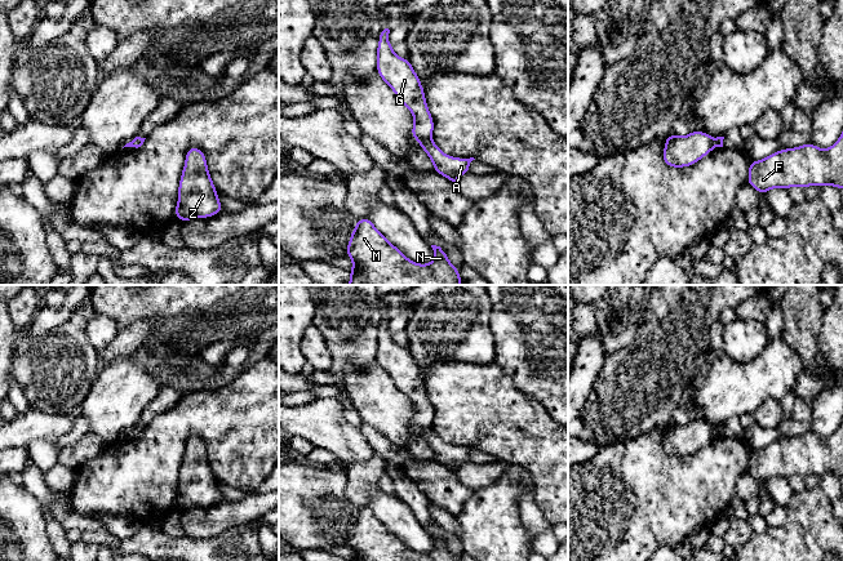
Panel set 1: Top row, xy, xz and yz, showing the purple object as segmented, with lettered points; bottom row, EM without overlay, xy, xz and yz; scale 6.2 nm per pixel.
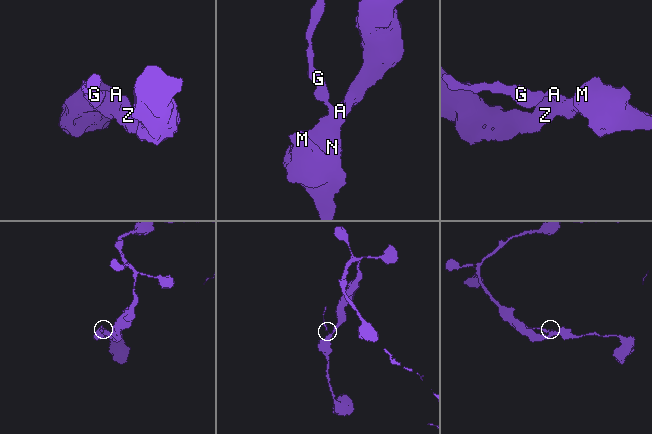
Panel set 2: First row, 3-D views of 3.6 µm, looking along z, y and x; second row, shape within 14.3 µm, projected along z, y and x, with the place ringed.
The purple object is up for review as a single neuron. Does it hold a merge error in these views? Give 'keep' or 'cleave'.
cleave

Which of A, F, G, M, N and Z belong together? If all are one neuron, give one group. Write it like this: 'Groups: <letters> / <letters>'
Groups: A F M N Z / G

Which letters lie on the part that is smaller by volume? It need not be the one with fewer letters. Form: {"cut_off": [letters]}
{"cut_off": ["G"]}

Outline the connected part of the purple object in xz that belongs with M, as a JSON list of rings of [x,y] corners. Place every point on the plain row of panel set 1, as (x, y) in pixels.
[[[359,507],[350,525],[346,543],[354,549],[350,561],[460,561],[444,538],[431,534],[434,549],[414,552],[392,534],[369,507]]]

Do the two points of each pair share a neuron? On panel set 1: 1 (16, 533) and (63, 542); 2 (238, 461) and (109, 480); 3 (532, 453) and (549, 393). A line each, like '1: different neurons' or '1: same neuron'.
1: different neurons
2: same neuron
3: different neurons

